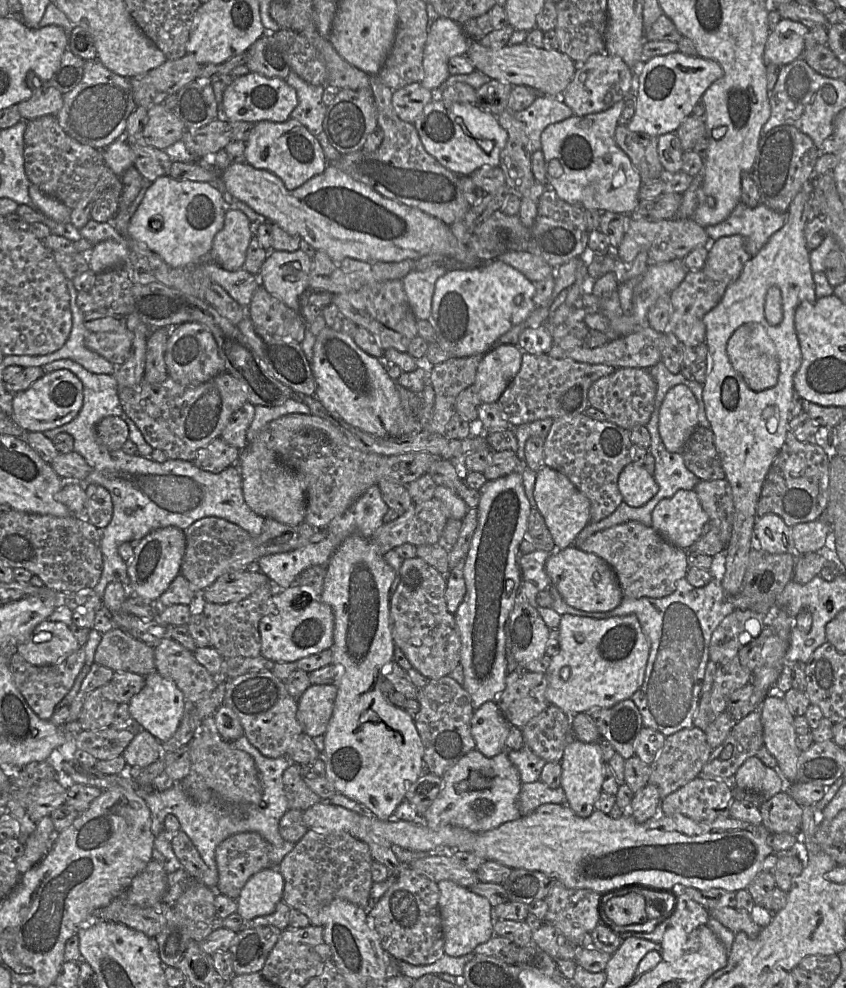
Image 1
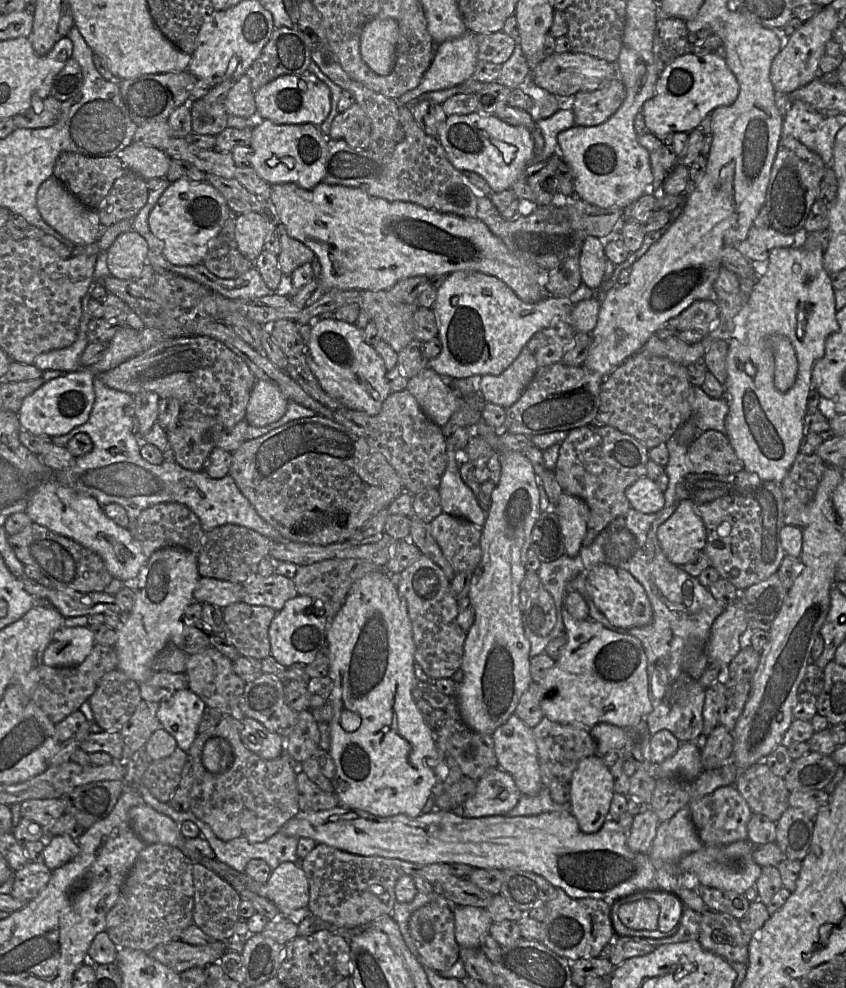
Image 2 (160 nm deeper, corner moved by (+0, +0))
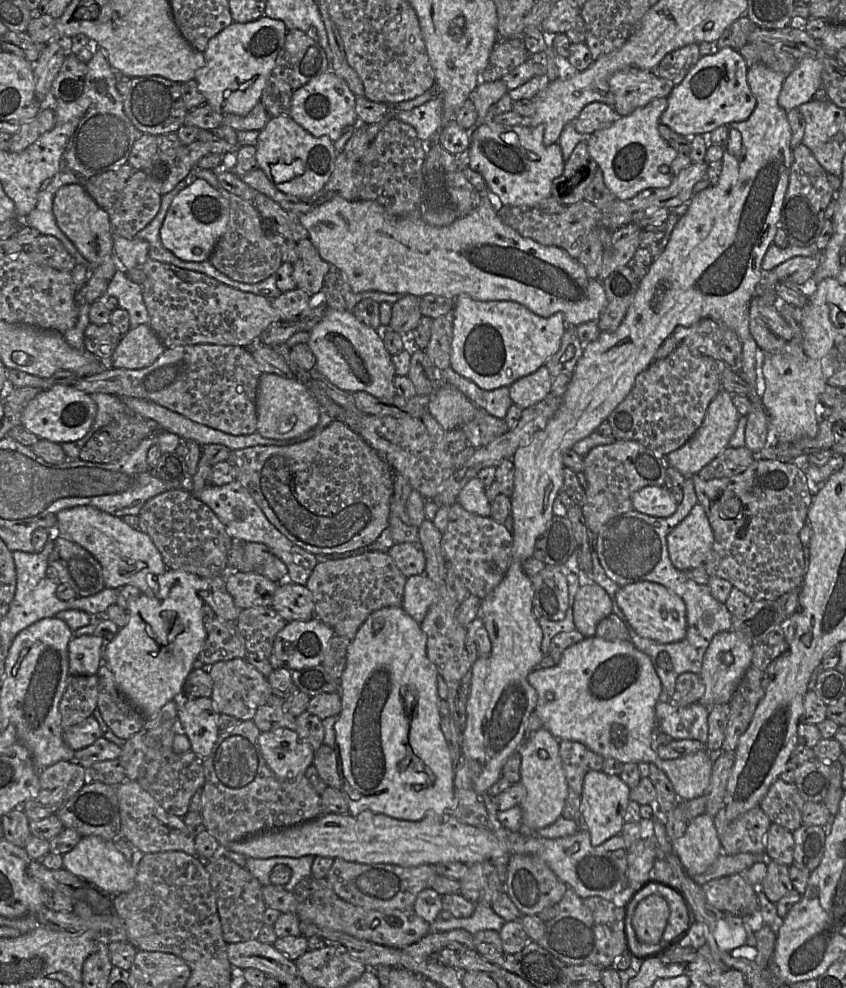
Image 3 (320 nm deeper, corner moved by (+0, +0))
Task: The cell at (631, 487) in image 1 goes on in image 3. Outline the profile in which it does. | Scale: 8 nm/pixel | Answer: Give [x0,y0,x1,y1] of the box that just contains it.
[632,486,678,518]

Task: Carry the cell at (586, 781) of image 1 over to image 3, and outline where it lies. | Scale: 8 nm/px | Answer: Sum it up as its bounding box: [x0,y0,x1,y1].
[579,770,630,846]

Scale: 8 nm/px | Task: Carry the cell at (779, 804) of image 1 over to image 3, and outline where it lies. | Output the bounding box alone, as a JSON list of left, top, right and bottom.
[792,825,826,873]

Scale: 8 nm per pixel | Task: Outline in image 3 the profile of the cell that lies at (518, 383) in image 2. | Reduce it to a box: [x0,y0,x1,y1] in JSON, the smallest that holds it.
[509,365,552,409]

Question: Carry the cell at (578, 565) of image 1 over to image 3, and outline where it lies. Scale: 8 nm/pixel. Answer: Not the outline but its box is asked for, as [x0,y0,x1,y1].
[615,581,687,643]

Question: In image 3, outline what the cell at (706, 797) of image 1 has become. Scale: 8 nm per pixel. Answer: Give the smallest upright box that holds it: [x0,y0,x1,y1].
[713,806,772,854]

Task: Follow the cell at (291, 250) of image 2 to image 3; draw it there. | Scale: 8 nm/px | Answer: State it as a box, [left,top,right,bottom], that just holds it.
[293,239,330,295]

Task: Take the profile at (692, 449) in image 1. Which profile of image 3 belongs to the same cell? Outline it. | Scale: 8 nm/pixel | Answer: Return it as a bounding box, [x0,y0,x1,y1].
[697,445,754,480]

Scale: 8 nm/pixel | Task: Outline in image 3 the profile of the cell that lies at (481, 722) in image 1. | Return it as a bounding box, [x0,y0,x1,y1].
[517,727,569,833]

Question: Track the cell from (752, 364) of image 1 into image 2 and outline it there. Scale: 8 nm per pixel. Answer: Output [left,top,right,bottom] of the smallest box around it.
[769,334,798,392]

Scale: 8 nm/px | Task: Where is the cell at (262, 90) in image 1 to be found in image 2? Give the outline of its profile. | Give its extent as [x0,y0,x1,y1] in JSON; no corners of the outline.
[254,72,331,127]

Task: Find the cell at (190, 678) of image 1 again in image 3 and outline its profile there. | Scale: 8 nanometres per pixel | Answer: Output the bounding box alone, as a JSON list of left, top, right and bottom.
[204,658,273,721]

